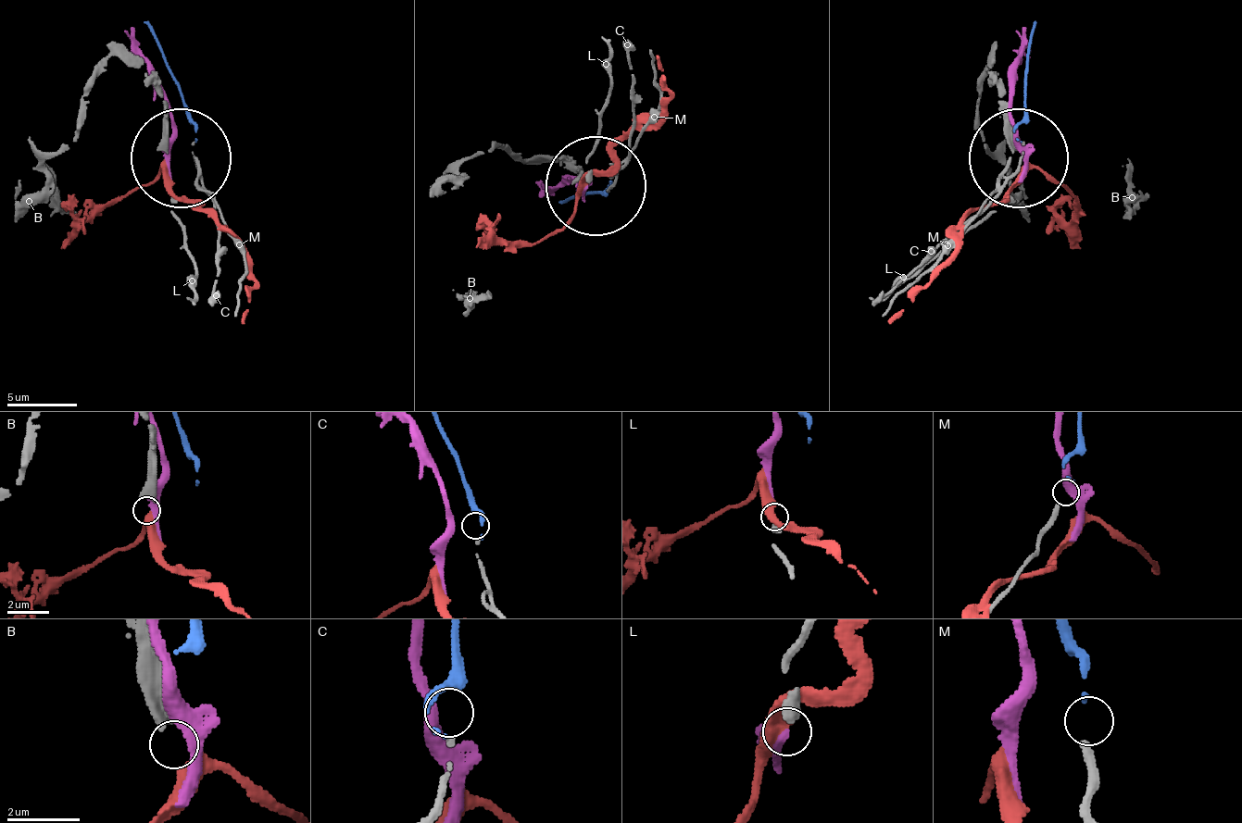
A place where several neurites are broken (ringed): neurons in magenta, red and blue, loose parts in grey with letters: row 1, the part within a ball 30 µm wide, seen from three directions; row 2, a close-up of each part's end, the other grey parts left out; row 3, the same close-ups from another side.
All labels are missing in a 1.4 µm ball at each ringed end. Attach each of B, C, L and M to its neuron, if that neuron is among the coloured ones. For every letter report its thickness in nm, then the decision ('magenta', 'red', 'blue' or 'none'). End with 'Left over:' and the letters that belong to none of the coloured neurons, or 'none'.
B: 400 nm | red
C: 110 nm | none
L: 360 nm | magenta
M: 240 nm | blue
Left over: C

